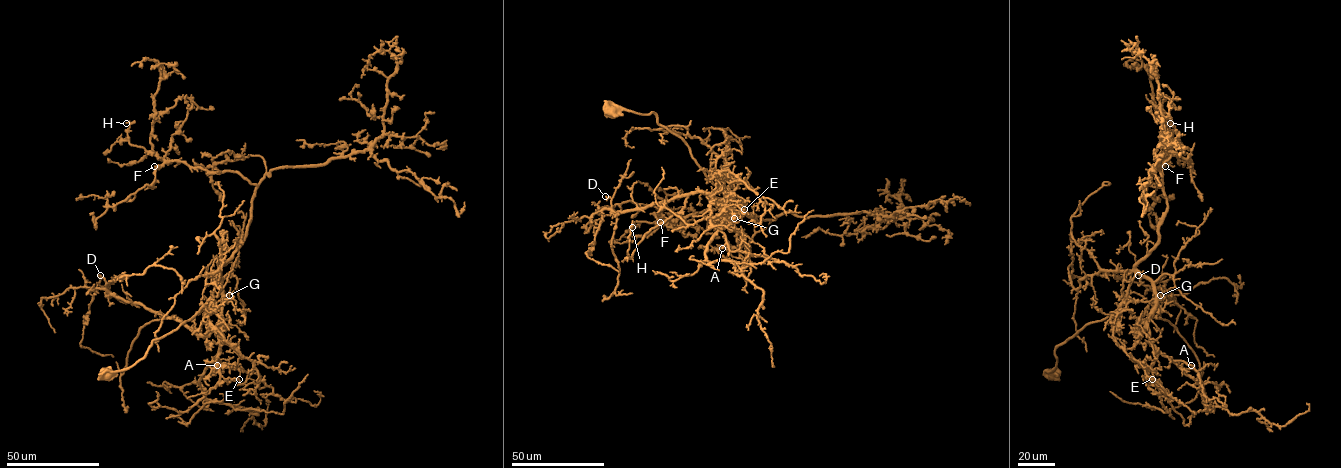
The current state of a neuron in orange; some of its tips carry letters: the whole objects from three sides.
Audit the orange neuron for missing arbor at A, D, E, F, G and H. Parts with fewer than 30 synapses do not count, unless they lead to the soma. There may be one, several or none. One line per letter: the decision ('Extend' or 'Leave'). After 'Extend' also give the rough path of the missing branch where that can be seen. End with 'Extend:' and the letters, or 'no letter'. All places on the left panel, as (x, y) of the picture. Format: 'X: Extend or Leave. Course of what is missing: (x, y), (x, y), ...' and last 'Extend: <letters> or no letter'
A: Leave
D: Leave
E: Leave
F: Leave
G: Leave
H: Leave
Extend: no letter

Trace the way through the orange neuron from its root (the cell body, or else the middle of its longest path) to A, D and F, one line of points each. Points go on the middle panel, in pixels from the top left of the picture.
A: (614, 112), (653, 112), (723, 189), (727, 213), (725, 205), (722, 248)
D: (614, 112), (653, 112), (723, 189), (727, 212), (707, 193), (691, 192), (616, 212), (605, 196)
F: (614, 112), (653, 112), (659, 124), (685, 143), (714, 184), (757, 224), (762, 219), (710, 209), (660, 222)

